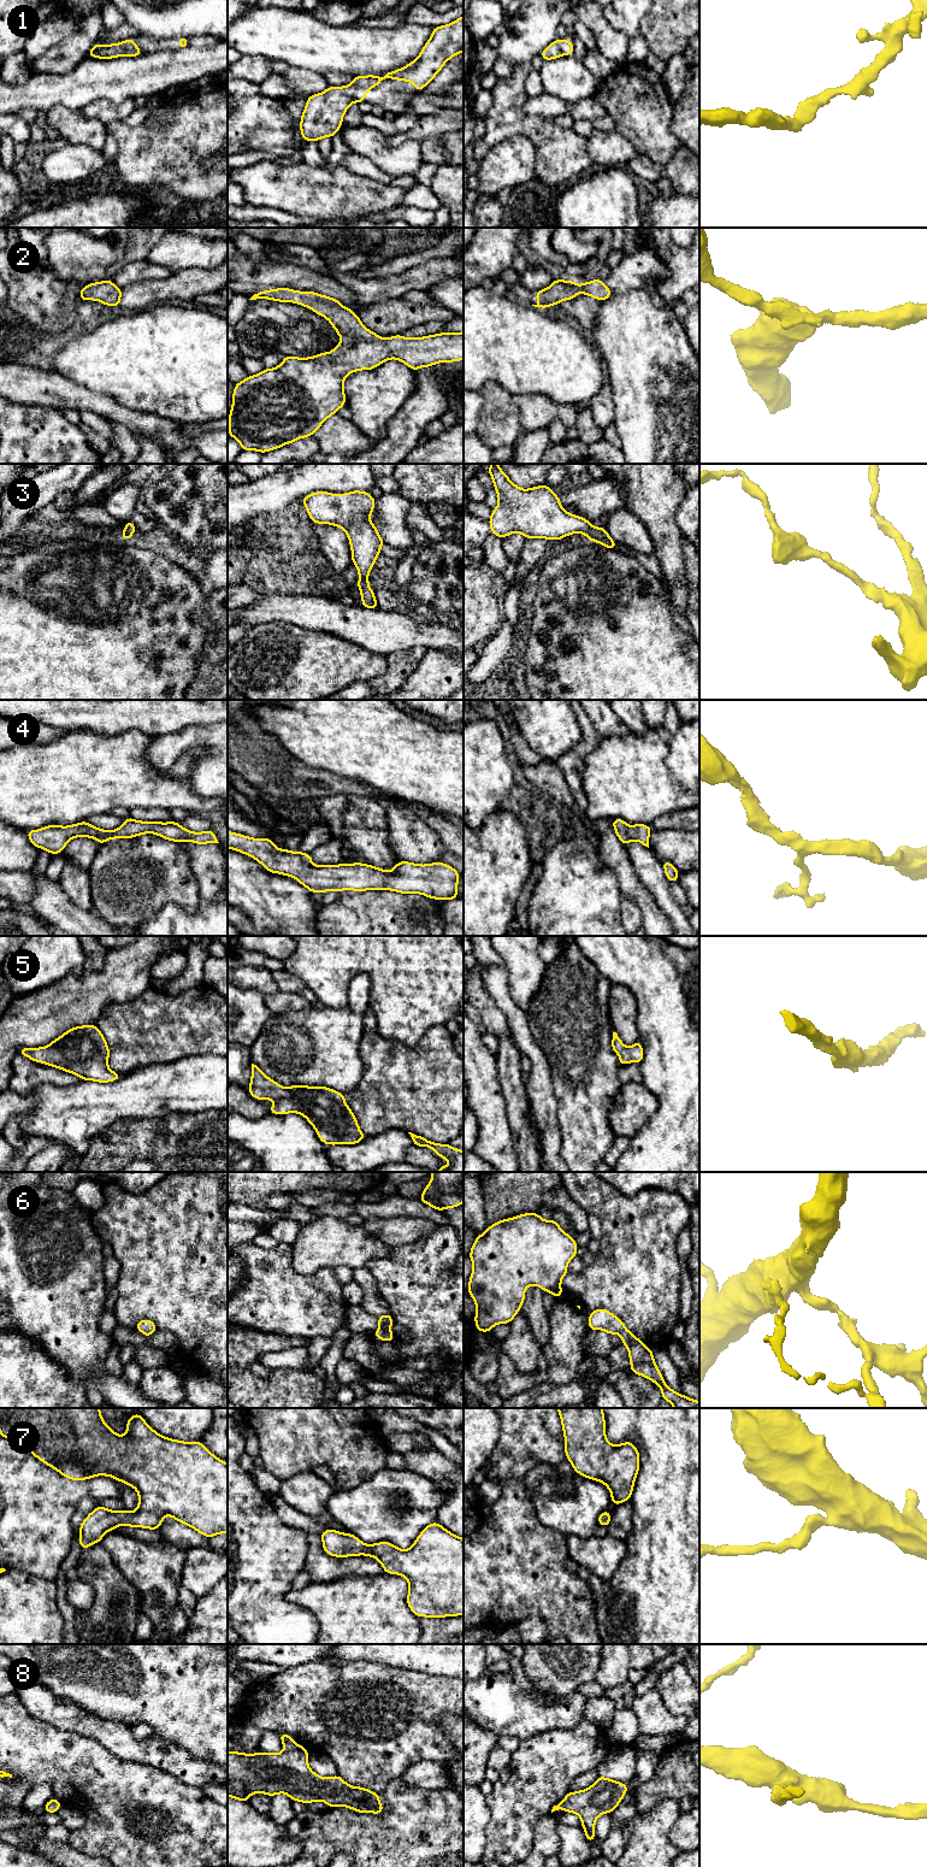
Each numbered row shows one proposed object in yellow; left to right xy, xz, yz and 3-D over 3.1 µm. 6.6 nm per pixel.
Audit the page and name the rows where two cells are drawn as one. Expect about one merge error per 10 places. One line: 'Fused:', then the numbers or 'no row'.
Fused: no row

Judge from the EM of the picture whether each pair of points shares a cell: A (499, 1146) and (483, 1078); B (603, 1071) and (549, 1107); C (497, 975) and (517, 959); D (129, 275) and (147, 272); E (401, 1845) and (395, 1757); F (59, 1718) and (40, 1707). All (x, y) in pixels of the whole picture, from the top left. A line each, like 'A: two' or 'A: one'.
A: one
B: two
C: two
D: one
E: two
F: one

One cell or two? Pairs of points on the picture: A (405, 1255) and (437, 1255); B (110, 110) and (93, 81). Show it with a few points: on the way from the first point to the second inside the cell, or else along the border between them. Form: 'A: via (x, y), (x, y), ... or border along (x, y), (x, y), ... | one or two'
A: via (413, 1255), (429, 1255) | one
B: border along (118, 102), (95, 100), (88, 102), (81, 110) | two

